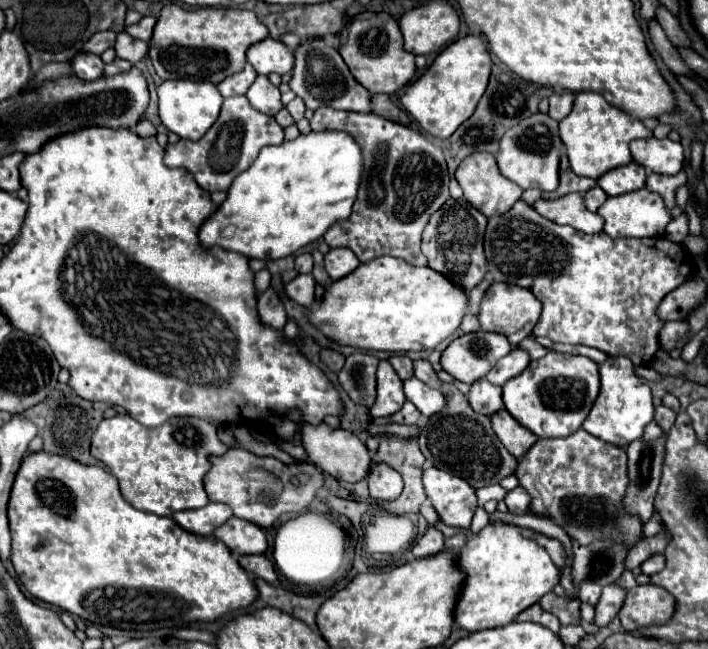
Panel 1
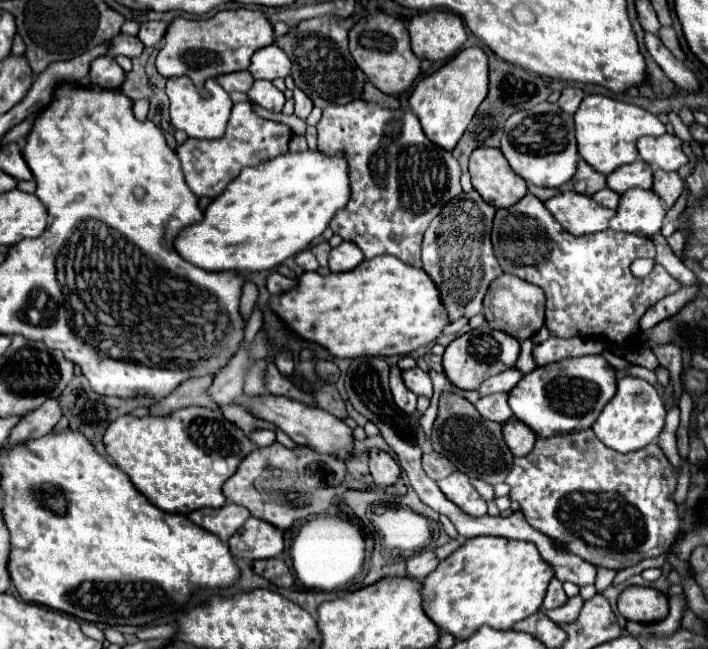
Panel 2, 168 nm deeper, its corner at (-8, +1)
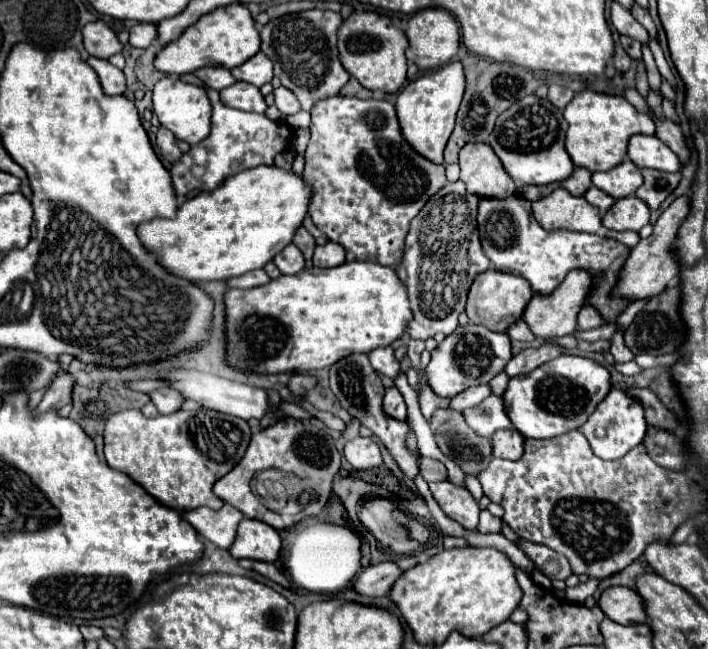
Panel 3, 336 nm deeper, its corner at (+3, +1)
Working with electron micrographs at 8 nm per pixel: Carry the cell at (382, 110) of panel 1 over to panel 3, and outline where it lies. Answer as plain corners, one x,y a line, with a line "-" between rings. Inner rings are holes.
352,77
352,79
340,89
340,95
346,95
346,97
358,97
358,99
372,99
372,97
376,97
378,93
364,89
364,87

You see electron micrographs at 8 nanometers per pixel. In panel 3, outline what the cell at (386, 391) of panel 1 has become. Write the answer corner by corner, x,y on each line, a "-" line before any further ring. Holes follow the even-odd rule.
396,387
392,389
386,389
386,395
384,395
384,413
392,419
400,419
400,421
406,421
406,403
400,395
400,391

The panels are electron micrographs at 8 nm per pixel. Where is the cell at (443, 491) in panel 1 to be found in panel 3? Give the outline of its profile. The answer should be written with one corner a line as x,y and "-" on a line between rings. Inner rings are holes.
440,481
440,483
430,483
430,491
436,503
440,505
440,509
450,519
460,523
468,531
474,531
478,527
480,509
466,487
458,487
448,481

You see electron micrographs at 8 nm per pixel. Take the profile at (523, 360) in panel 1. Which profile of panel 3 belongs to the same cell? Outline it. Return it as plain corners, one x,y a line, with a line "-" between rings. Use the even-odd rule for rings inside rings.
488,385
470,387
470,389
462,391
460,395
452,397
452,399
450,399
450,405
448,405
448,409
454,409
454,411
460,411
460,413
462,413
464,409
468,409
468,407
474,407
476,403
484,401
488,395
490,395
490,387
488,387

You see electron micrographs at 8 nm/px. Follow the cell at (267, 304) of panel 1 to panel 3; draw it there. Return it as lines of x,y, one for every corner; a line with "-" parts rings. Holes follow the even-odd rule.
160,387
160,389
156,389
156,391
148,393
148,395
150,395
150,399
156,405
160,415
168,415
168,413
178,411
182,401
184,401
184,397
178,395
178,391
174,391
170,387

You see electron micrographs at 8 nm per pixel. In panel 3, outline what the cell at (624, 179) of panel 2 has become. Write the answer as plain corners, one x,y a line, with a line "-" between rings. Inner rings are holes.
624,159
620,165
616,165
610,171
594,173
592,183
602,191
606,191
608,195
612,195
614,199
622,199
634,195
634,191
642,183
642,173
630,159

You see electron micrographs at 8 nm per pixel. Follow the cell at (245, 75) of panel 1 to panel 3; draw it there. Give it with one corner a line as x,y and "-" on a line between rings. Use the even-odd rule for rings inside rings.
204,67
200,71
194,71
194,75
208,87
220,91
224,87
230,87
236,79
232,79
232,73
224,67

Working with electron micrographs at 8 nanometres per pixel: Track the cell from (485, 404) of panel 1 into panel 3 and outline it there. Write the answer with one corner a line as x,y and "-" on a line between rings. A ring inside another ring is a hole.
490,395
476,407
464,411
464,419
480,437
486,437
486,439
490,439
500,429
512,427
504,411
504,401
502,397
496,397
496,395

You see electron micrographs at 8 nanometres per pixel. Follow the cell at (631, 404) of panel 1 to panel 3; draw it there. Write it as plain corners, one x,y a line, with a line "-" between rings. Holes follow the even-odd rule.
612,389
606,395
606,399
596,407
596,411
590,415
590,419
584,423
584,427
580,427
580,431
588,439
594,455
606,461
614,461
614,459
624,457
630,449
642,443
646,435
646,427
648,423
644,417
644,409
632,397
628,397
626,391

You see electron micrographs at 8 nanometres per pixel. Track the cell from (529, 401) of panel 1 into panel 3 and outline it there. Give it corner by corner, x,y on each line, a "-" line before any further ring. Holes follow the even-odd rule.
560,355
528,375
512,377
504,393
504,405
510,421
514,421
512,425
524,437
548,439
580,429
610,389
608,369
586,357
-
544,391
548,397
544,397

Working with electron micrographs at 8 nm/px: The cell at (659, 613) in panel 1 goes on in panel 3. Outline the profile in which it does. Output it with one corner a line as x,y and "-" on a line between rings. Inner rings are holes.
608,587
598,599
604,615
620,625
646,623
646,613
640,595
630,587

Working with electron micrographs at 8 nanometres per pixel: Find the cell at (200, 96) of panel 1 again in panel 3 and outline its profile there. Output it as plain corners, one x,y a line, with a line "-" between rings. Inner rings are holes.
164,77
156,83
156,87
152,91
152,103
154,103
154,113
160,121
160,125
170,129
180,141
196,145
210,135
212,105
202,87
182,83
178,77

